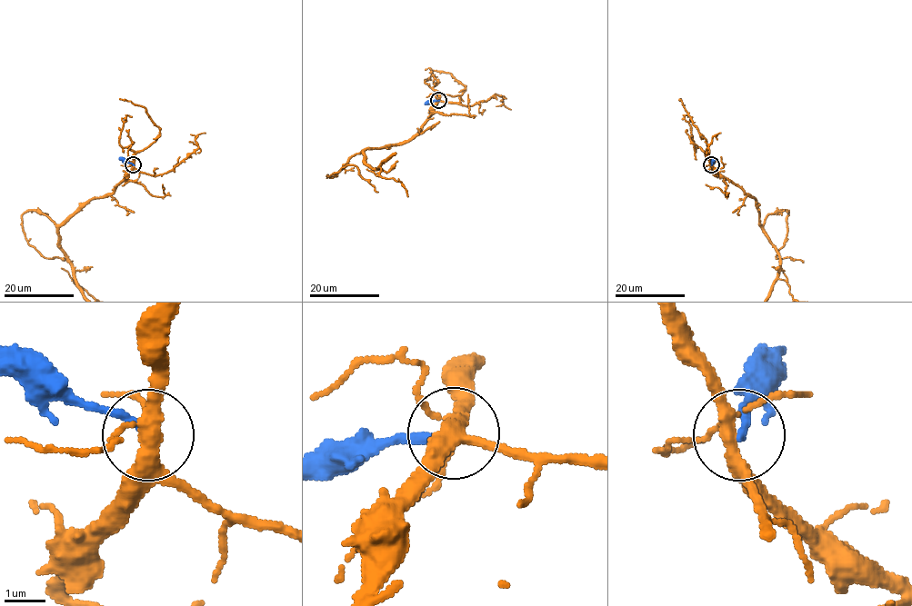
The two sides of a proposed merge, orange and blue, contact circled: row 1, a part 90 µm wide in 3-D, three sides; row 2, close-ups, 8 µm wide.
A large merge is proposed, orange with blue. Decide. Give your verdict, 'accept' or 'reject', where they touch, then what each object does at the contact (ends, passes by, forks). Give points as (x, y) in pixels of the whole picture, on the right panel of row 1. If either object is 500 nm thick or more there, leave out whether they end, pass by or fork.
reject; place (711, 164); orange forks; blue ends

